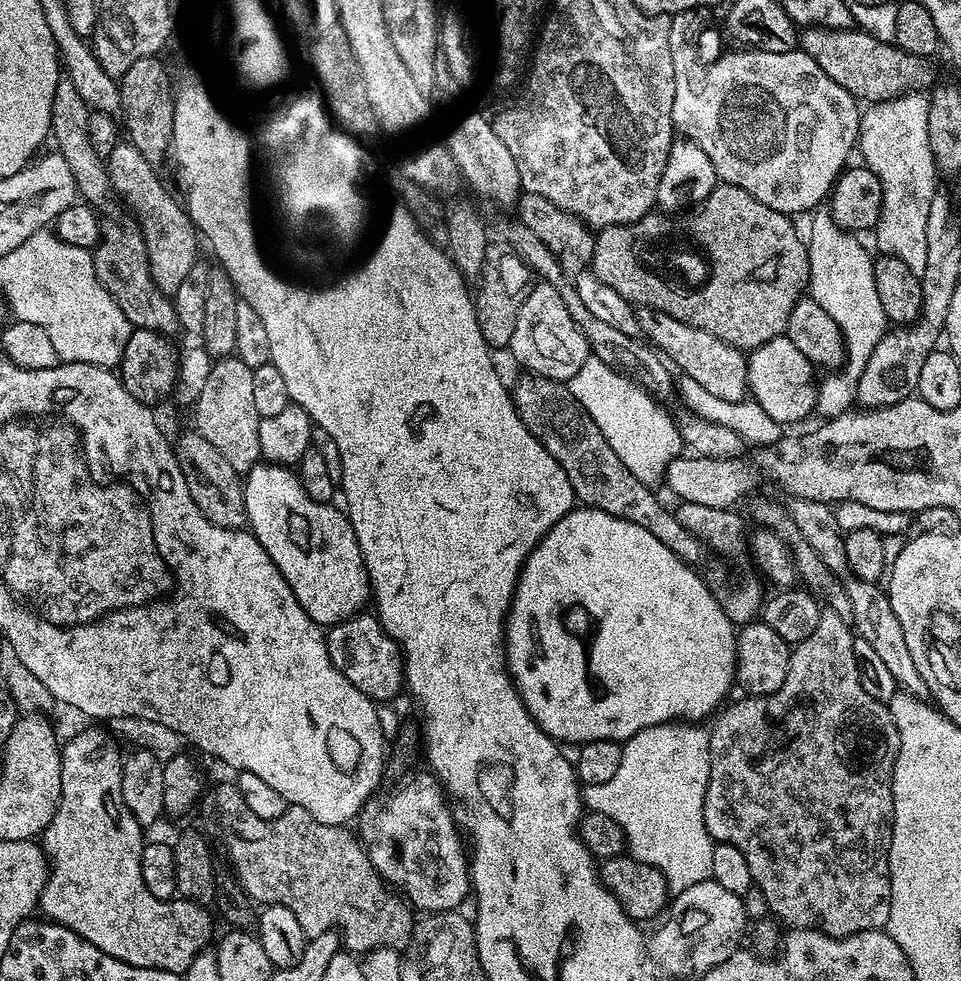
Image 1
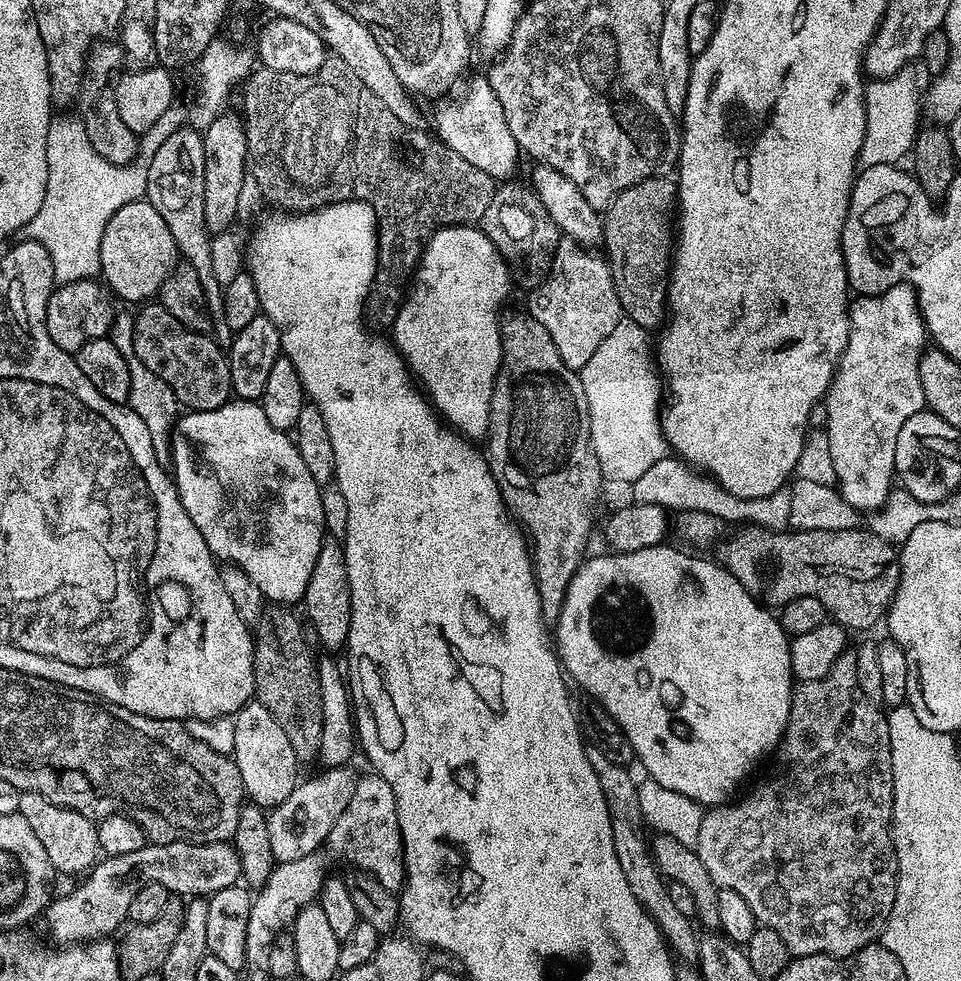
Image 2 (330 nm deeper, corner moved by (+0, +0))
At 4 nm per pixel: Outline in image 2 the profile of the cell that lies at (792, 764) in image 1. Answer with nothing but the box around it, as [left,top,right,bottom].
[696,650,900,956]

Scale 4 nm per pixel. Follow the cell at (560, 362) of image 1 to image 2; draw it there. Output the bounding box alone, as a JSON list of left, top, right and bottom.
[530,238,622,369]

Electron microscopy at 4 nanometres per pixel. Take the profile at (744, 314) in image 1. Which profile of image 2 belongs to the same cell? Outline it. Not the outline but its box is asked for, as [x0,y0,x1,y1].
[602,176,677,330]

